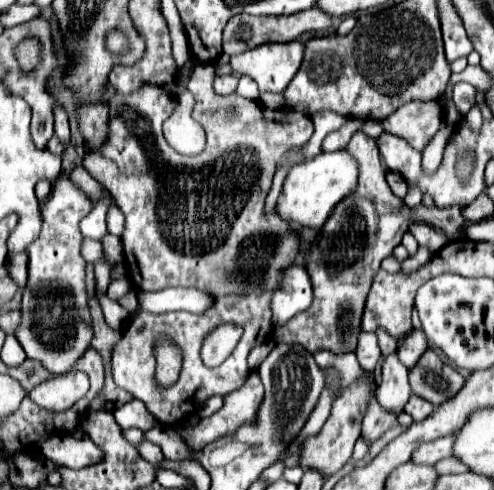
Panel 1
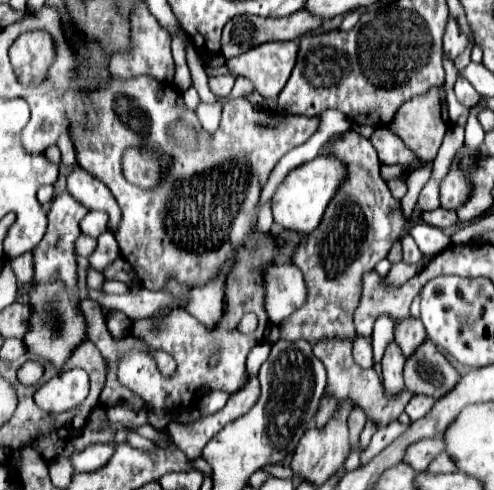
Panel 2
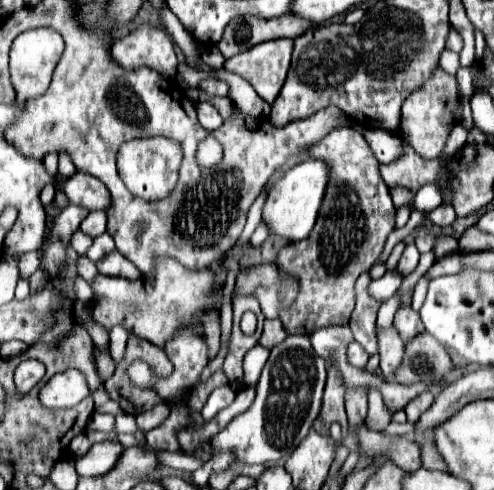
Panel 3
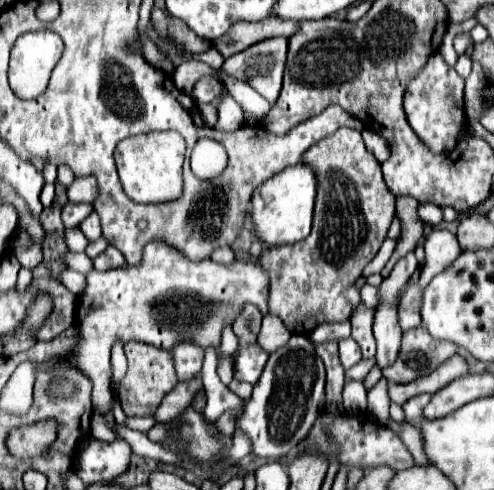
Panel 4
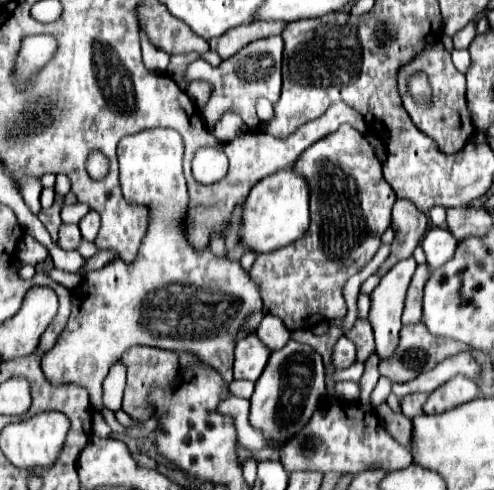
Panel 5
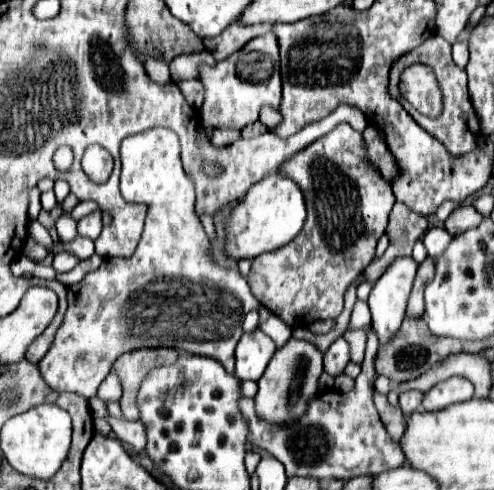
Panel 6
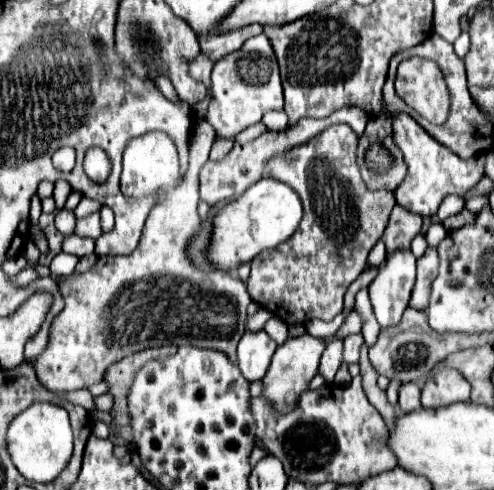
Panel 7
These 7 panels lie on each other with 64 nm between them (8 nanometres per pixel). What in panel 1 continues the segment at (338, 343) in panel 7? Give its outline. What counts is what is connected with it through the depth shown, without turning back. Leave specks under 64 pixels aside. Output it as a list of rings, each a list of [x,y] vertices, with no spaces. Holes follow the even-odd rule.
[[[362,332],[360,340],[358,340],[358,348],[356,348],[354,354],[356,354],[360,366],[364,370],[372,372],[374,366],[378,364],[378,360],[380,360],[380,348],[378,348],[378,342],[376,342],[376,334]]]

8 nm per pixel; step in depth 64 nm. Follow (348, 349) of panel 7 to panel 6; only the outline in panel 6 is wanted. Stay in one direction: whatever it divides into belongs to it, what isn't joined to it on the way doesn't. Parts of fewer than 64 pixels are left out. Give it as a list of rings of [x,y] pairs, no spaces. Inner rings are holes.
[[[354,330],[354,332],[344,332],[344,340],[350,344],[350,360],[356,364],[362,364],[364,360],[364,346],[366,346],[366,330]]]

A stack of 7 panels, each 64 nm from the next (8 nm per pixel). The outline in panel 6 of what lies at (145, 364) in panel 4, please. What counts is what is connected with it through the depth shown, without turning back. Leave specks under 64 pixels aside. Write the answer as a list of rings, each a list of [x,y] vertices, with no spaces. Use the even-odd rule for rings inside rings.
[[[146,348],[146,350],[132,350],[126,352],[116,360],[112,366],[112,372],[120,378],[122,384],[122,398],[120,398],[120,408],[122,408],[122,418],[124,420],[138,420],[138,410],[136,410],[136,390],[142,382],[142,378],[158,366],[172,364],[178,358],[176,348]]]

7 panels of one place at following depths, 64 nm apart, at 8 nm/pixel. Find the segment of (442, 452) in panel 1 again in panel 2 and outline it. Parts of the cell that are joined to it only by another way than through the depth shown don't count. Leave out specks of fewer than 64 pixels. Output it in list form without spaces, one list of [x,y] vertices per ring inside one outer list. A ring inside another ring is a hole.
[[[434,438],[434,440],[420,440],[416,444],[410,444],[406,448],[406,456],[404,462],[408,466],[412,466],[416,472],[424,472],[430,464],[430,460],[438,454],[444,452],[444,440],[442,438]]]

